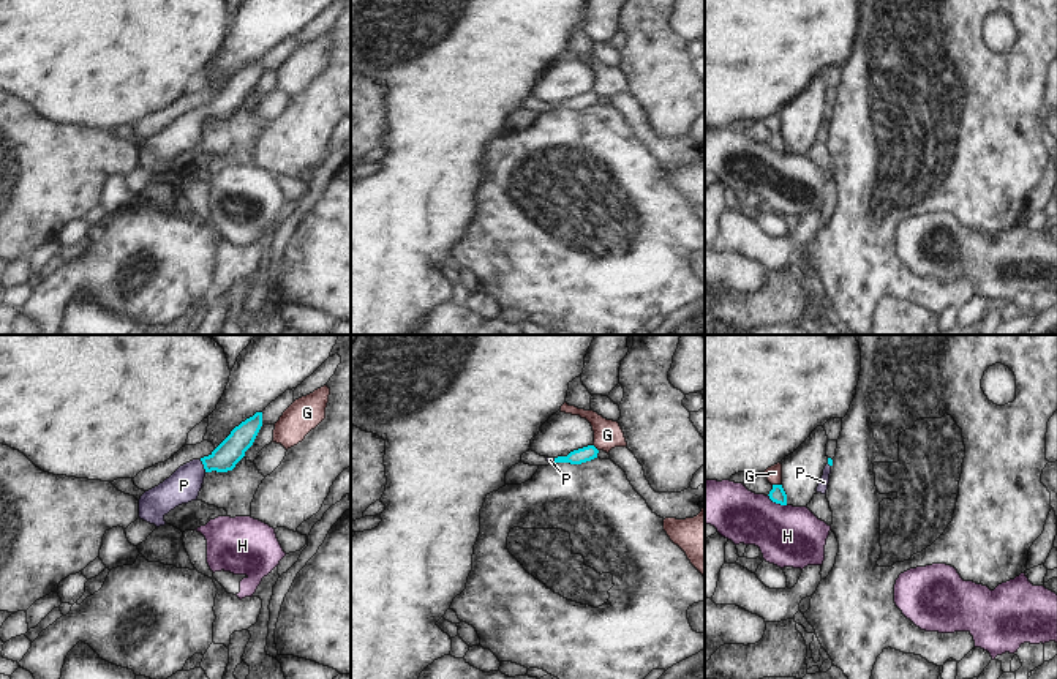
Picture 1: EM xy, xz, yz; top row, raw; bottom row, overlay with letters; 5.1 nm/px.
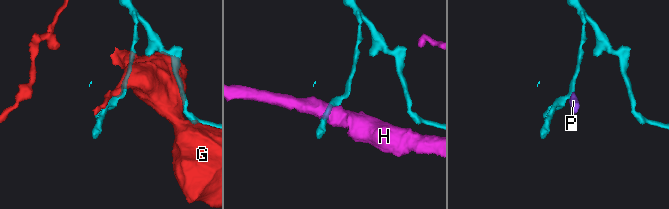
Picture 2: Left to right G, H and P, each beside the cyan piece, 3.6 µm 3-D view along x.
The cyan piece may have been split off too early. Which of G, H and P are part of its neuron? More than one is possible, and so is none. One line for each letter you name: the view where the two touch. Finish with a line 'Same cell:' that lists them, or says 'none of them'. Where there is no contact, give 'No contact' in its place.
P: Touches cyan in xy
Same cell: P

